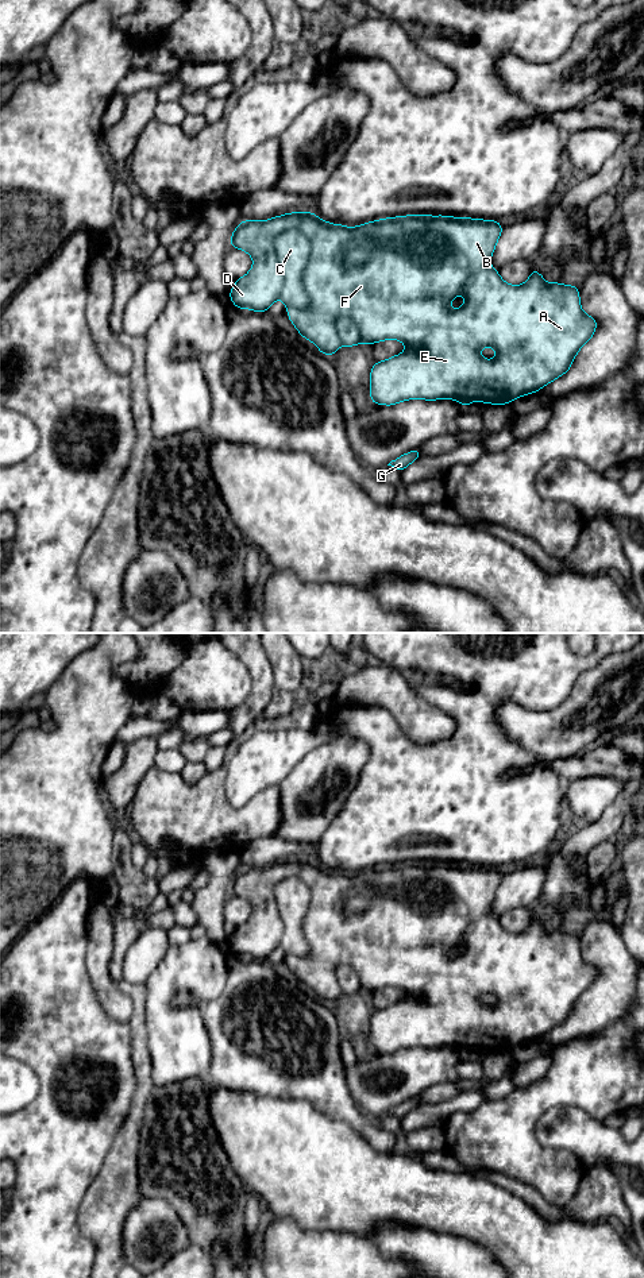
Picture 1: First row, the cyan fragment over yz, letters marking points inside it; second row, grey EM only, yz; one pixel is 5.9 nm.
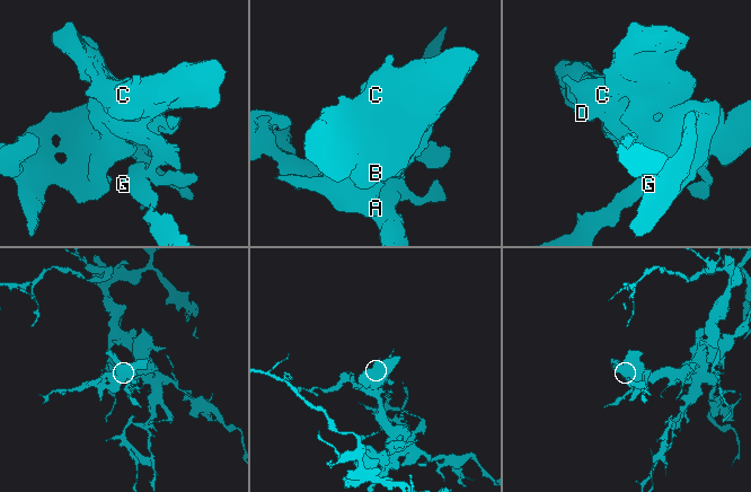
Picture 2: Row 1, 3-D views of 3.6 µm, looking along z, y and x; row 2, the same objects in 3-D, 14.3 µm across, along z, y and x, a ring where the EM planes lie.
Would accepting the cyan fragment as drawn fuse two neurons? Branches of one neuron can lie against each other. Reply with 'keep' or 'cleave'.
cleave

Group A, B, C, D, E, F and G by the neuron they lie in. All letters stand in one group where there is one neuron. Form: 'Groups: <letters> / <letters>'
Groups: A B D E F G / C

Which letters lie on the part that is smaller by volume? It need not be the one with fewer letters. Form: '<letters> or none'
C

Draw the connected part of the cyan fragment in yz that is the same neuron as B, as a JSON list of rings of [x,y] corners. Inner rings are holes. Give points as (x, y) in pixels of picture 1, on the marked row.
[[[290,212],[267,220],[242,220],[230,238],[230,246],[247,252],[252,258],[252,267],[246,275],[235,279],[234,287],[230,289],[230,300],[236,306],[236,309],[250,309],[257,313],[265,313],[279,298],[284,286],[284,274],[278,265],[274,243],[277,236],[288,229],[300,231],[308,239],[311,246],[311,256],[304,273],[304,286],[311,300],[311,306],[308,309],[288,309],[286,312],[288,318],[298,331],[301,337],[312,341],[323,355],[332,356],[342,347],[342,341],[336,329],[336,320],[339,317],[348,317],[359,329],[362,341],[366,344],[371,345],[385,340],[398,340],[406,345],[404,352],[397,354],[396,356],[390,356],[386,360],[375,362],[373,364],[370,370],[369,397],[371,398],[374,405],[393,406],[402,401],[414,398],[420,398],[424,401],[452,399],[458,401],[463,406],[470,406],[474,401],[490,405],[510,404],[522,395],[537,393],[548,383],[564,375],[571,368],[574,359],[581,348],[593,339],[595,328],[598,325],[598,321],[594,317],[586,314],[582,310],[578,286],[563,285],[560,282],[548,283],[544,277],[535,269],[532,269],[531,275],[521,285],[506,283],[501,278],[500,271],[497,271],[490,265],[490,258],[494,254],[495,246],[504,229],[498,220],[455,217],[444,215],[405,215],[385,217],[374,221],[366,221],[365,224],[356,227],[346,227],[343,224],[328,223],[320,219],[313,212]],[[459,294],[464,297],[464,304],[459,309],[451,309],[451,301]],[[483,347],[494,348],[497,352],[495,358],[490,360],[485,359],[481,355],[481,350]]]

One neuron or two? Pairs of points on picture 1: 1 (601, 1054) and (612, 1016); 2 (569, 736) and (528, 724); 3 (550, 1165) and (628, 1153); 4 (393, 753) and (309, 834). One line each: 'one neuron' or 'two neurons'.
1: two neurons
2: one neuron
3: two neurons
4: two neurons

